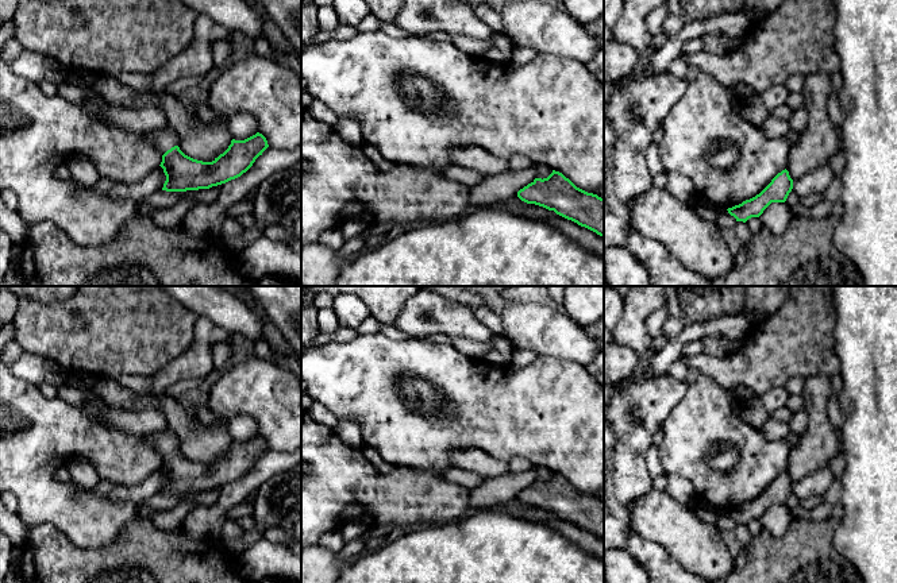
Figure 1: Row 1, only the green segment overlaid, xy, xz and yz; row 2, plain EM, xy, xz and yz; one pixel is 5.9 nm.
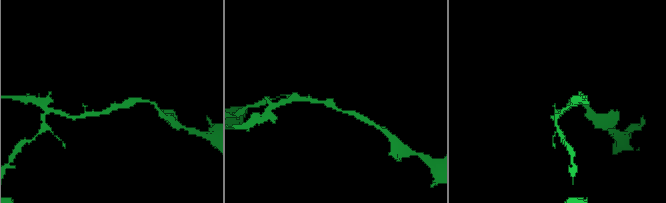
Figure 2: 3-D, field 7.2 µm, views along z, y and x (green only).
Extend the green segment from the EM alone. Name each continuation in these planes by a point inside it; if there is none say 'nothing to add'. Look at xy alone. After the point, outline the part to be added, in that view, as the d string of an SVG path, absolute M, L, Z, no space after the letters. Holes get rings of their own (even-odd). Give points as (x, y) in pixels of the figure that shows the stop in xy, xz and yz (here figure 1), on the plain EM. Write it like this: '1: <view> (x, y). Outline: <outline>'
1: xy (164, 441). Outline: M168 428L165 431L147 435L147 441L161 453L162 457L180 445L177 436Z

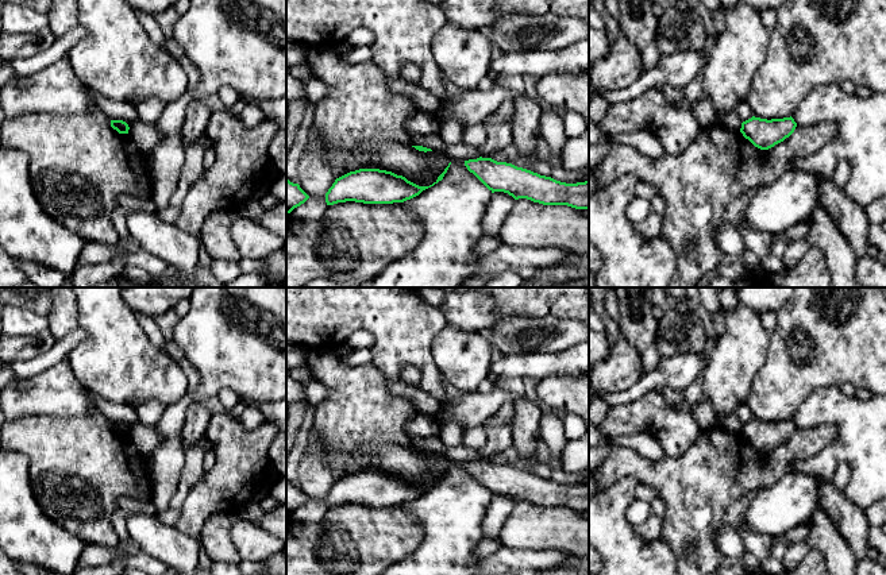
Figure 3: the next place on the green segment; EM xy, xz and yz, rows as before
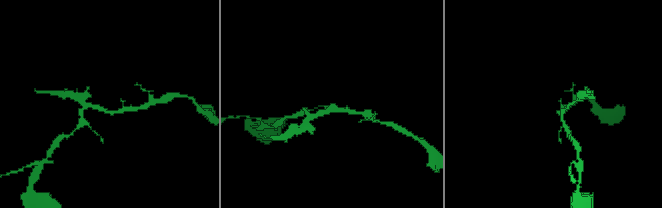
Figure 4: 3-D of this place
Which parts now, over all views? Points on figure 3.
nothing to add

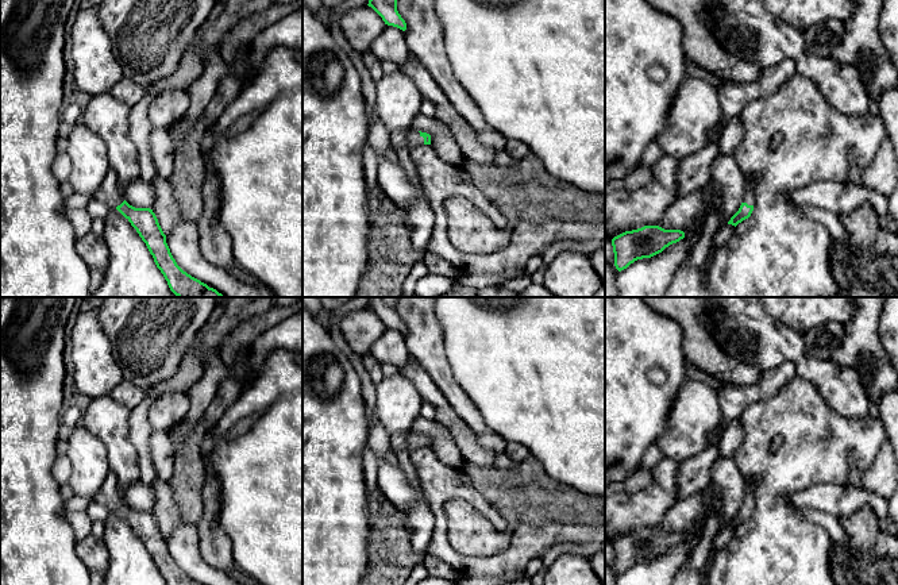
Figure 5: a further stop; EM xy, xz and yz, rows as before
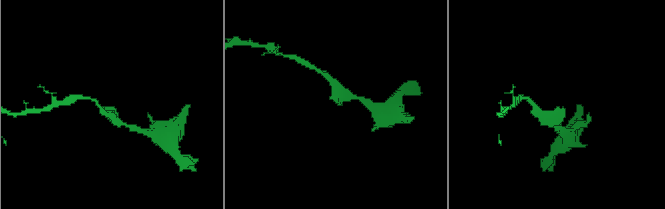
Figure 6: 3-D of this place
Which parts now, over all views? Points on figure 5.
1: xz (413, 442). Outline: M411 432L411 435L408 436L408 440L406 440L406 447L412 453L416 449L424 447L424 440L420 438L419 434Z

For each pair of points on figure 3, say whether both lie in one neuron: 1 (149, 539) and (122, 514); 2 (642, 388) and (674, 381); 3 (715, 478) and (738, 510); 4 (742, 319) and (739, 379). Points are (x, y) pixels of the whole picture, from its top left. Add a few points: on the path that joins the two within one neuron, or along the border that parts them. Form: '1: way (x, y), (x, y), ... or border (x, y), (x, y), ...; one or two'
1: border (154, 514), (134, 512), (126, 523), (127, 535); two
2: way (650, 382), (666, 381); one
3: border (755, 490), (743, 494), (728, 508), (725, 523); two
4: way (742, 334), (739, 365); one

